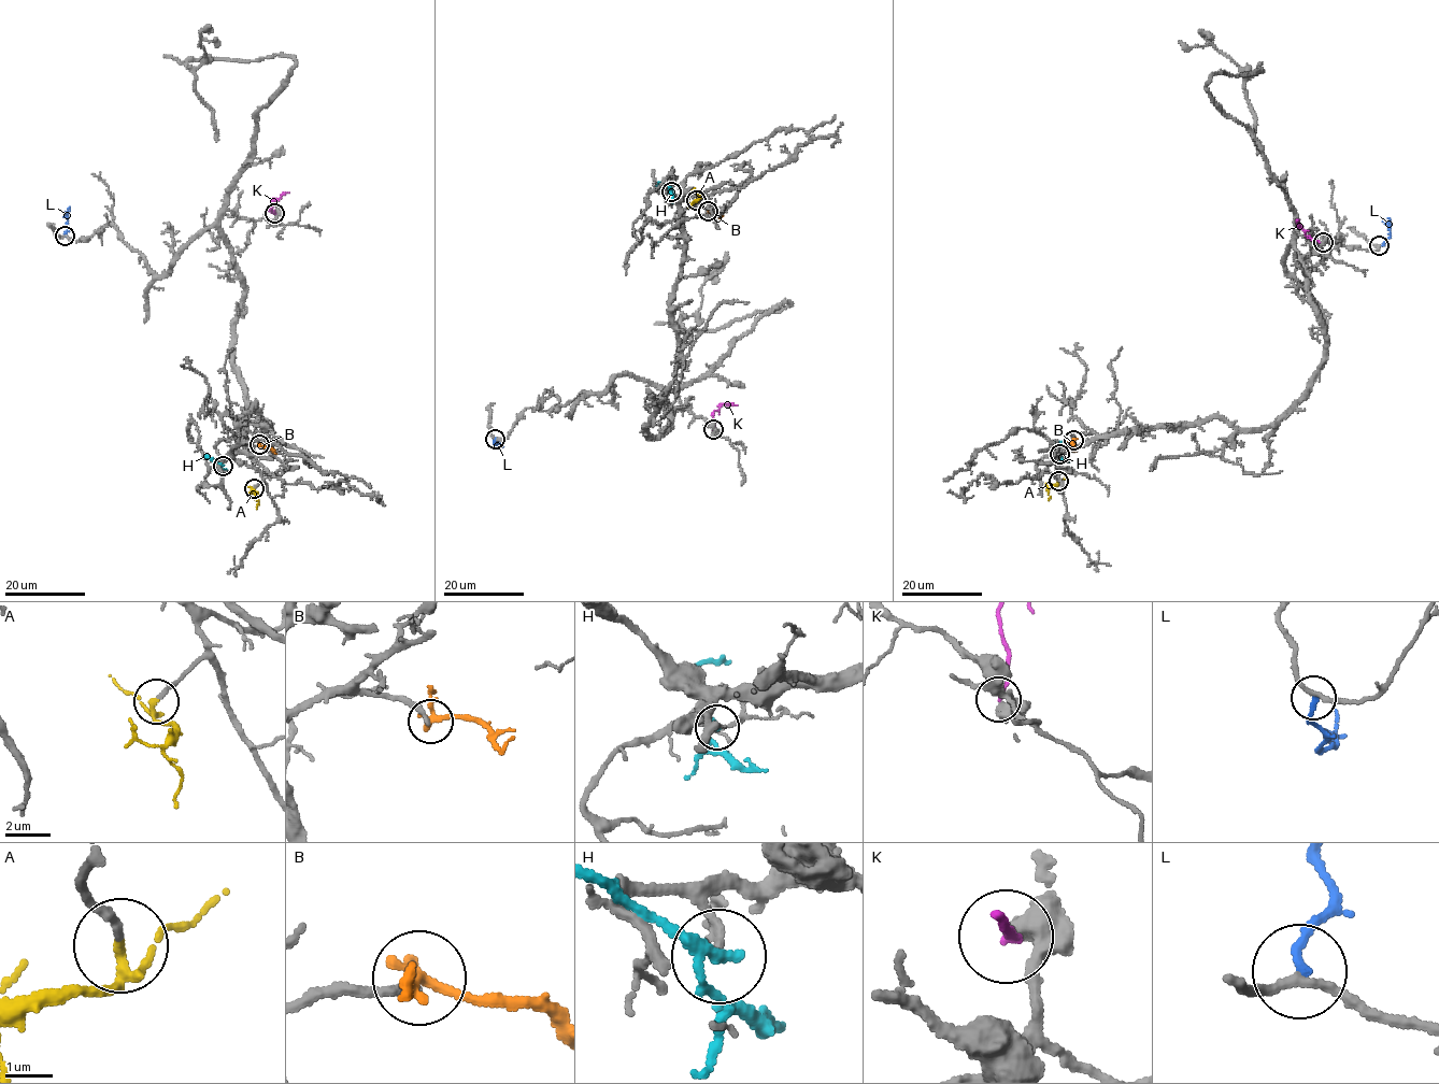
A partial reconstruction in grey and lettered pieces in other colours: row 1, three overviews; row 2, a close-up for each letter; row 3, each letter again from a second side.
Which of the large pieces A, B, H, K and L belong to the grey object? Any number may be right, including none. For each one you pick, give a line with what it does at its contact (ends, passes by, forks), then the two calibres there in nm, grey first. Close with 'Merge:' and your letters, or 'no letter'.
A: it passes by; calibres 170 and 200 nm
L: it ends; calibres 180 and 190 nm
Merge: A, L

